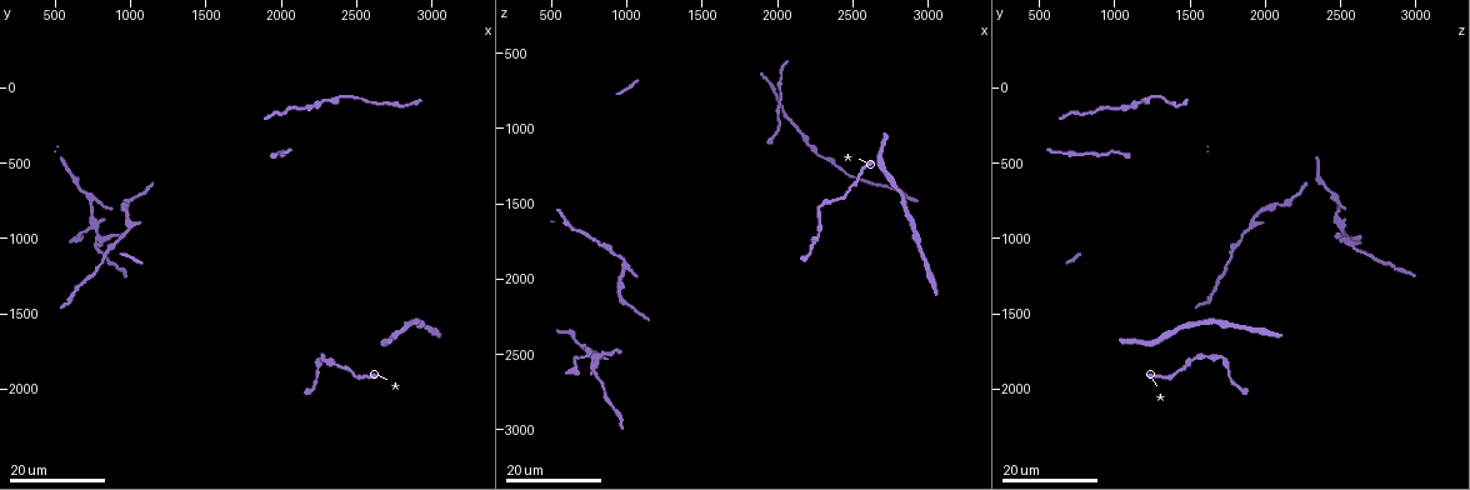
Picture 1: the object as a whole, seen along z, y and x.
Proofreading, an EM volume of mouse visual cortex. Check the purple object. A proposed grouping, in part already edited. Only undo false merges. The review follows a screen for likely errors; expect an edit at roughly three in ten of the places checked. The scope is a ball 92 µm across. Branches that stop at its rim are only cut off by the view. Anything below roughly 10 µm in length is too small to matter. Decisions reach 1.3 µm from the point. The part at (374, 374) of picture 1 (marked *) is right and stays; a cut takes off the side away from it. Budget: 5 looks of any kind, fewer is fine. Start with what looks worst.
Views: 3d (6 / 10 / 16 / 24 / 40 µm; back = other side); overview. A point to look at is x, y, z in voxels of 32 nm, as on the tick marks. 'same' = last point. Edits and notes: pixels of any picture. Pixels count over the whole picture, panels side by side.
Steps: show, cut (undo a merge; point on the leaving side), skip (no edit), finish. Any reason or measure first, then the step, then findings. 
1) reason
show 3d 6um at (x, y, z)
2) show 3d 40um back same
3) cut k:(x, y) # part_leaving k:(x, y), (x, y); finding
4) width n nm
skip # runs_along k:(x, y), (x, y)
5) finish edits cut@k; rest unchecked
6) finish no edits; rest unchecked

show 3d 24um at (980, 920, 1920)

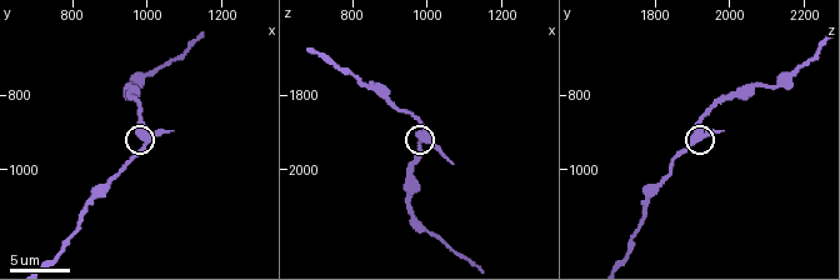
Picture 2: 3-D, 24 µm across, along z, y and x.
show 3d 6um at (1000, 930, 1900)

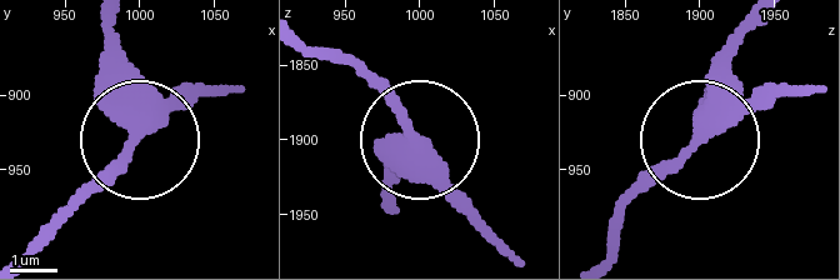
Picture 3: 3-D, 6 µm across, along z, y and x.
width 440 nm
skip # continuous, no second cell

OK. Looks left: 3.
branch point
show 3d 24um at (780, 980, 2520)

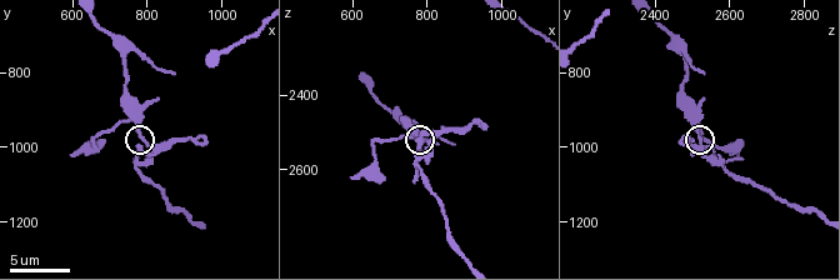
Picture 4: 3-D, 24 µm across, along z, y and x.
closer look
show 3d 10um at (790, 980, 2530)

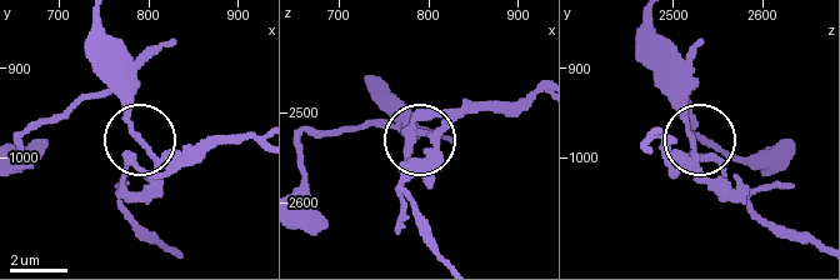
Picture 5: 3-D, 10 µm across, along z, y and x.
side_arm 20 um
cut 5:(154, 154) # two cells meet here

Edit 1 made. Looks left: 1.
three arms meet
show 3d 10um at (990, 760, 2150)

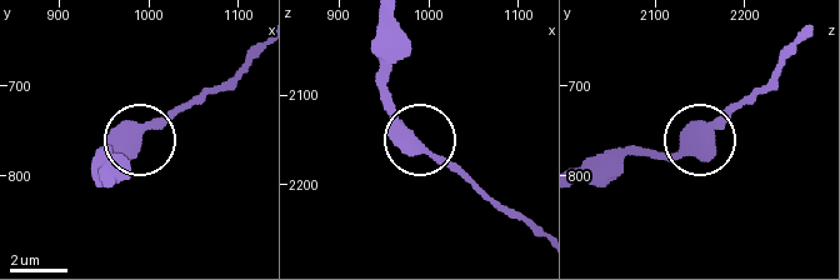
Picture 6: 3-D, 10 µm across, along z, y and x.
arms 3
skip # continuous, no second cell

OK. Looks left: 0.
finish edits cut@5; rest unchecked

